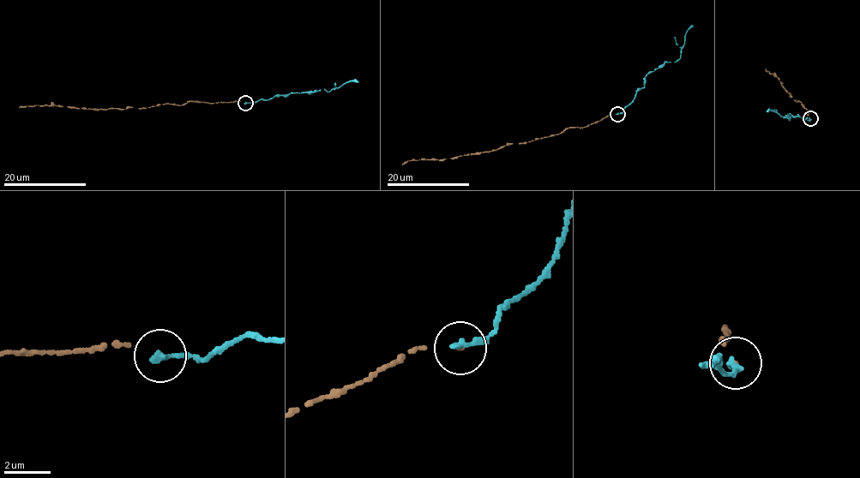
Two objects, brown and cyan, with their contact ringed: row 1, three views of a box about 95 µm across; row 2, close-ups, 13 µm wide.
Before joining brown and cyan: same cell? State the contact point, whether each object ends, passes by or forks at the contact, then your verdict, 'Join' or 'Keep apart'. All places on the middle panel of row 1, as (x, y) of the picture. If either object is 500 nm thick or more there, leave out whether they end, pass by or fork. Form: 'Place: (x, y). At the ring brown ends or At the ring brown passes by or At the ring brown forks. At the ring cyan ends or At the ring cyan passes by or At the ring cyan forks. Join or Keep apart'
Place: (617, 114). At the ring brown ends. At the ring cyan ends. Keep apart

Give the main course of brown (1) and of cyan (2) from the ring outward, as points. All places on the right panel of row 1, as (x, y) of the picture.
1: (809, 118), (808, 110), (799, 101), (790, 98), (778, 78), (766, 69)
2: (809, 118), (809, 121), (789, 114), (790, 120), (772, 110), (766, 111)

